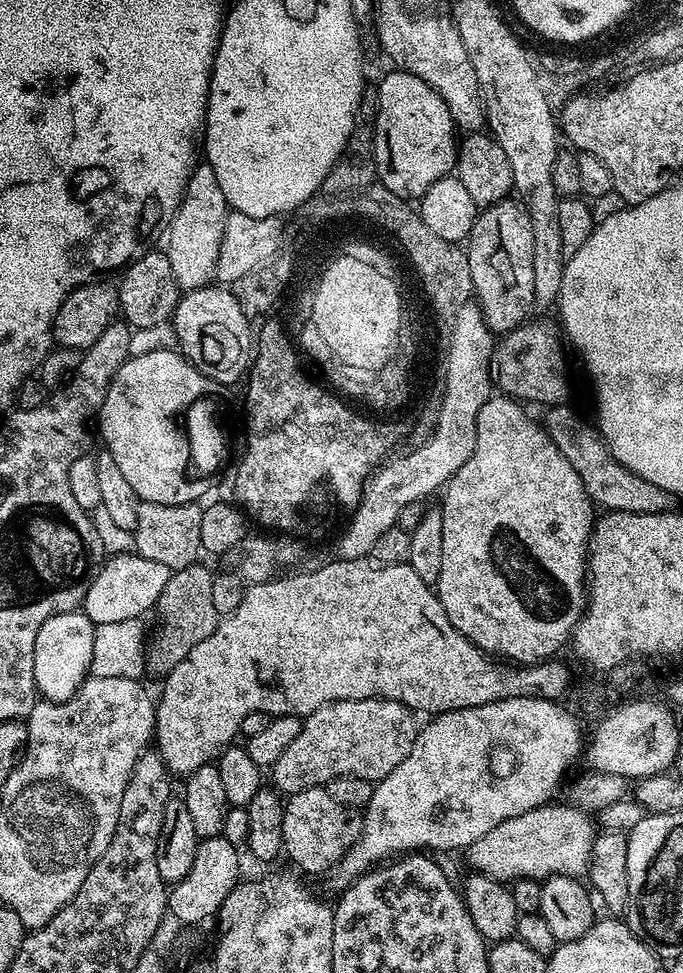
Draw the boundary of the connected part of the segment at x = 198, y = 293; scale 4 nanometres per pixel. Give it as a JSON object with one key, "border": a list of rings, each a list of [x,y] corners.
{"border":[[[205,286],[185,291],[176,303],[170,323],[176,331],[179,351],[215,384],[245,379],[252,363],[254,328],[227,287]]]}

